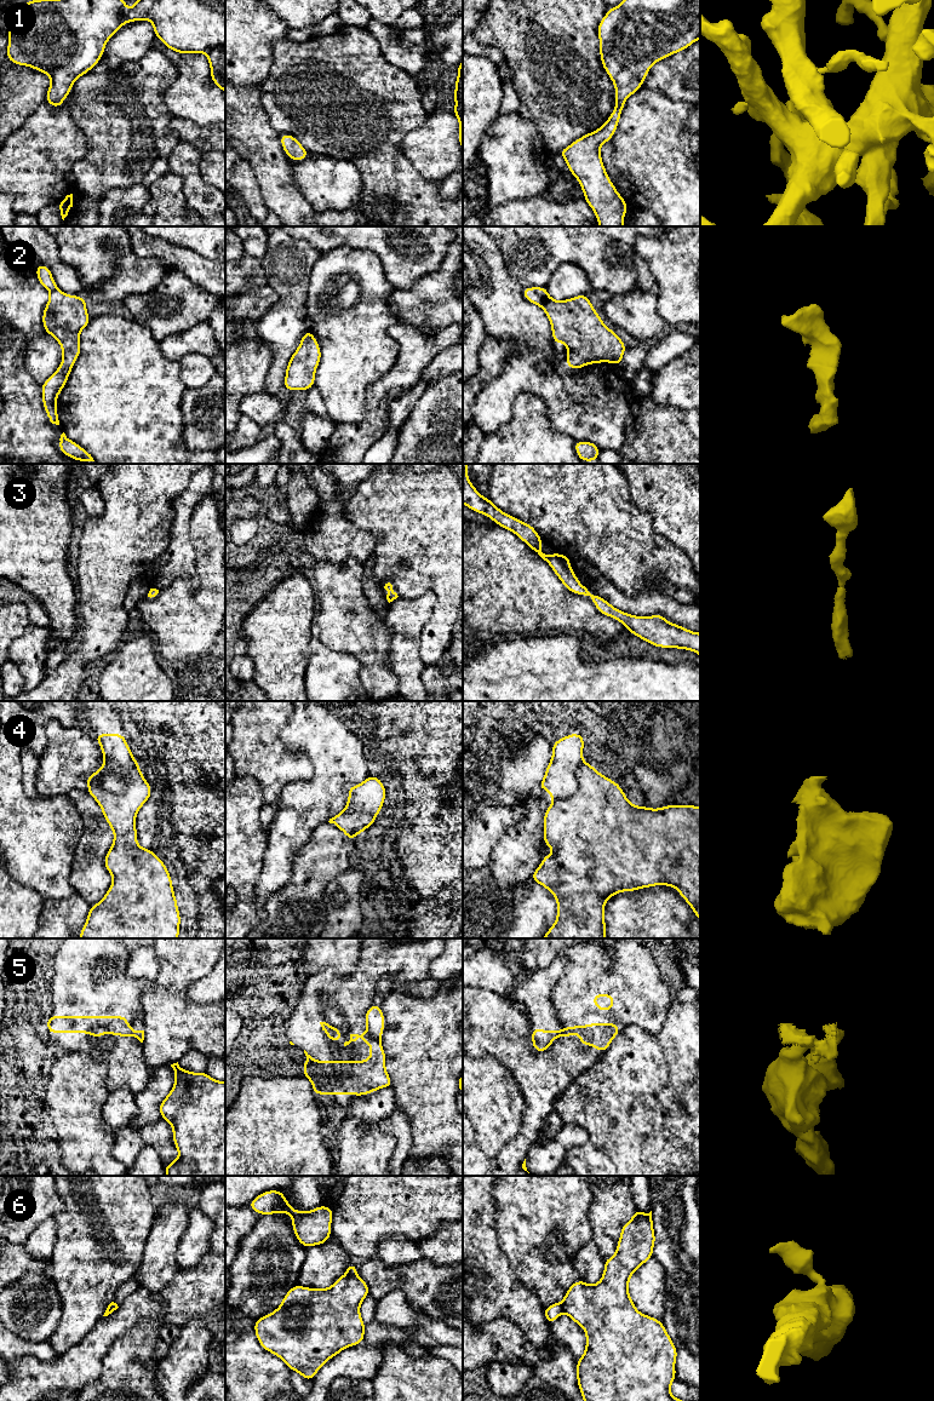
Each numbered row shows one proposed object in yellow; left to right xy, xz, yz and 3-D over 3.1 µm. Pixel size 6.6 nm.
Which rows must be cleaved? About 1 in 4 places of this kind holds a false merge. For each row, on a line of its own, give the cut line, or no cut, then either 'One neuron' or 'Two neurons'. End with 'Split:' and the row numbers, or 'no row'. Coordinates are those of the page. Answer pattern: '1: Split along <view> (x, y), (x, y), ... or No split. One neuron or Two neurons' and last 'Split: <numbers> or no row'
1: No split. One neuron
2: No split. One neuron
3: No split. One neuron
4: Split along xy (101, 781), (109, 774), (118, 774), (127, 785). Two neurons
5: Split along xz (367, 1031), (378, 1039). Two neurons
6: Split along yz (560, 1303), (562, 1311). Two neurons
Split: 4, 5, 6

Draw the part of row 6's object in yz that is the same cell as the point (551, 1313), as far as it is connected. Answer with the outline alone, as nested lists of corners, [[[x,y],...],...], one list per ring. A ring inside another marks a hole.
[[[554,1303],[544,1309],[544,1316],[548,1324],[552,1324],[562,1314],[562,1304]]]

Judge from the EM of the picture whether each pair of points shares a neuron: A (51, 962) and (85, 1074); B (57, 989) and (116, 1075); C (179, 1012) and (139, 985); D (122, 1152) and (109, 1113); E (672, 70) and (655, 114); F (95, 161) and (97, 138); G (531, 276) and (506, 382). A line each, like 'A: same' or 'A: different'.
A: different
B: same
C: different
D: different
E: different
F: same
G: different

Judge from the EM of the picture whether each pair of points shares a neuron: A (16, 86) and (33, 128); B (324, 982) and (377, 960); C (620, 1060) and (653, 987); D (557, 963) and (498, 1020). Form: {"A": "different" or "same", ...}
{"A": "different", "B": "same", "C": "different", "D": "different"}

